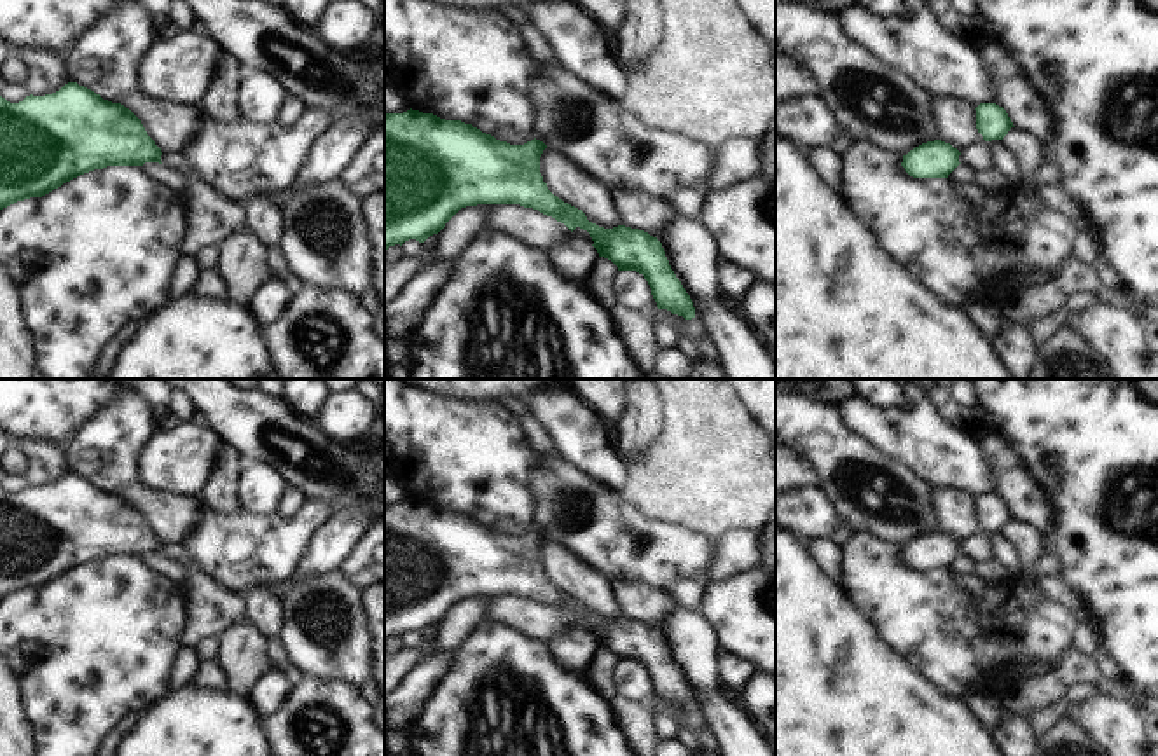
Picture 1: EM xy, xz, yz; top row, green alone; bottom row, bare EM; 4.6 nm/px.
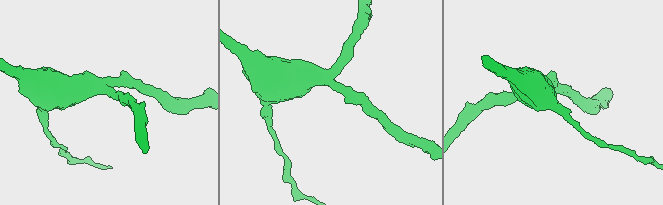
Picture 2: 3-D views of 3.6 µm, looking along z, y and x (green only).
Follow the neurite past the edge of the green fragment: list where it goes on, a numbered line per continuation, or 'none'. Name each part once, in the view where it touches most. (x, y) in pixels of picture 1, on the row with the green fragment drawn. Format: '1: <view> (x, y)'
none

